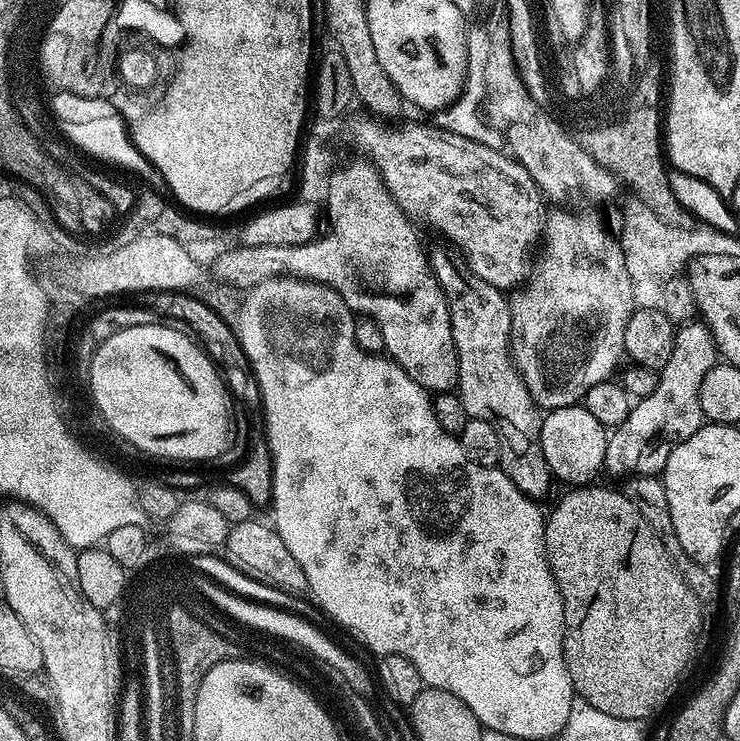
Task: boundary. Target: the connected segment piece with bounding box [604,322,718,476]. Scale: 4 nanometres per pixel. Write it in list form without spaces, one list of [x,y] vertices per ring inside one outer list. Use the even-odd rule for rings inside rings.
[[[696,323],[677,327],[670,362],[659,369],[660,381],[658,386],[654,386],[654,394],[635,401],[626,419],[611,429],[604,459],[604,467],[609,473],[624,472],[637,476],[663,473],[672,451],[686,442],[690,434],[704,427],[706,421],[702,414],[702,402],[698,402],[698,390],[702,390],[702,378],[706,378],[718,362],[718,349],[708,325]]]

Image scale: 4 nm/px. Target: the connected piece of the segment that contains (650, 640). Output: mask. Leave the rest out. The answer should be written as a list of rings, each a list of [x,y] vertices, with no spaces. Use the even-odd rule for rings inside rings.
[[[576,486],[568,492],[556,505],[552,508],[552,513],[547,513],[544,521],[544,554],[548,558],[548,565],[550,570],[554,574],[556,579],[556,585],[558,590],[562,594],[564,599],[564,657],[566,658],[566,666],[568,667],[568,673],[572,679],[572,687],[575,695],[579,699],[590,702],[590,706],[594,706],[594,710],[602,710],[602,714],[610,714],[610,718],[626,718],[627,720],[638,720],[641,722],[647,721],[647,716],[652,716],[664,703],[668,700],[668,691],[676,684],[676,679],[684,672],[684,667],[688,664],[688,659],[692,656],[692,651],[696,648],[696,639],[700,636],[700,627],[704,624],[704,616],[702,611],[702,605],[700,600],[690,590],[690,586],[686,586],[684,581],[684,575],[676,568],[675,562],[670,558],[670,554],[666,550],[666,546],[662,546],[662,538],[658,538],[658,534],[650,526],[650,522],[646,522],[646,518],[642,518],[642,514],[638,514],[638,506],[634,506],[634,502],[630,502],[630,498],[624,496],[623,491],[617,490],[616,492],[612,488],[596,488],[597,486]]]

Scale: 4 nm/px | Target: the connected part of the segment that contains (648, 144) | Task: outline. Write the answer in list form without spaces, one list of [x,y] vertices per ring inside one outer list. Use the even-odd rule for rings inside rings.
[[[636,106],[631,110],[633,112],[629,116],[609,122],[605,130],[594,131],[588,136],[584,136],[581,147],[588,148],[588,151],[599,157],[604,164],[611,165],[612,168],[623,172],[624,176],[631,180],[636,188],[639,188],[643,196],[652,200],[650,204],[656,208],[660,216],[667,217],[667,220],[680,226],[682,221],[690,217],[690,213],[679,204],[668,181],[670,172],[666,167],[666,152],[662,147],[661,113],[659,116],[655,107]],[[664,164],[666,169],[664,169]]]

